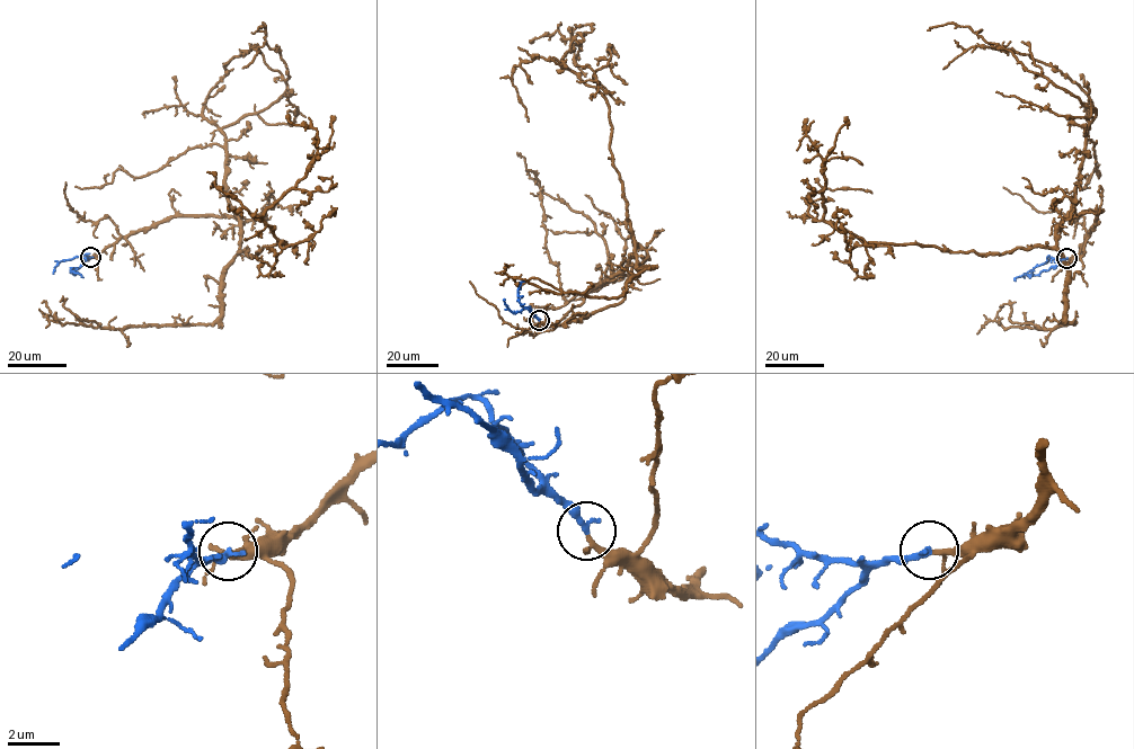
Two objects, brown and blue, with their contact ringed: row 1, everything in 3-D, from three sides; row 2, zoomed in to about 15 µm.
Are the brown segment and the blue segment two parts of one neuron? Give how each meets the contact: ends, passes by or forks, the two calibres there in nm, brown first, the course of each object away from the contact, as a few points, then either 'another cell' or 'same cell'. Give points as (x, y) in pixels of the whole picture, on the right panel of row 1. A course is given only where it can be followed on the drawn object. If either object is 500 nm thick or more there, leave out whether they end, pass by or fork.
brown passes by; blue ends; calibres 160 and 260 nm; course brown (1068, 258), (1104, 211), (1063, 221), (1053, 247), (1001, 253), (836, 229), (807, 118); course blue (1066, 258), (1047, 256), (1047, 261), (1025, 274), (1024, 278); same cell

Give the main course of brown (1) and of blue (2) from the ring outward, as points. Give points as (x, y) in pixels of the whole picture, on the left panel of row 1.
1: (90, 257), (177, 216), (242, 221), (249, 257), (285, 243), (263, 213), (306, 176), (317, 133), (289, 114)
2: (90, 257), (86, 255), (62, 260), (53, 274)

